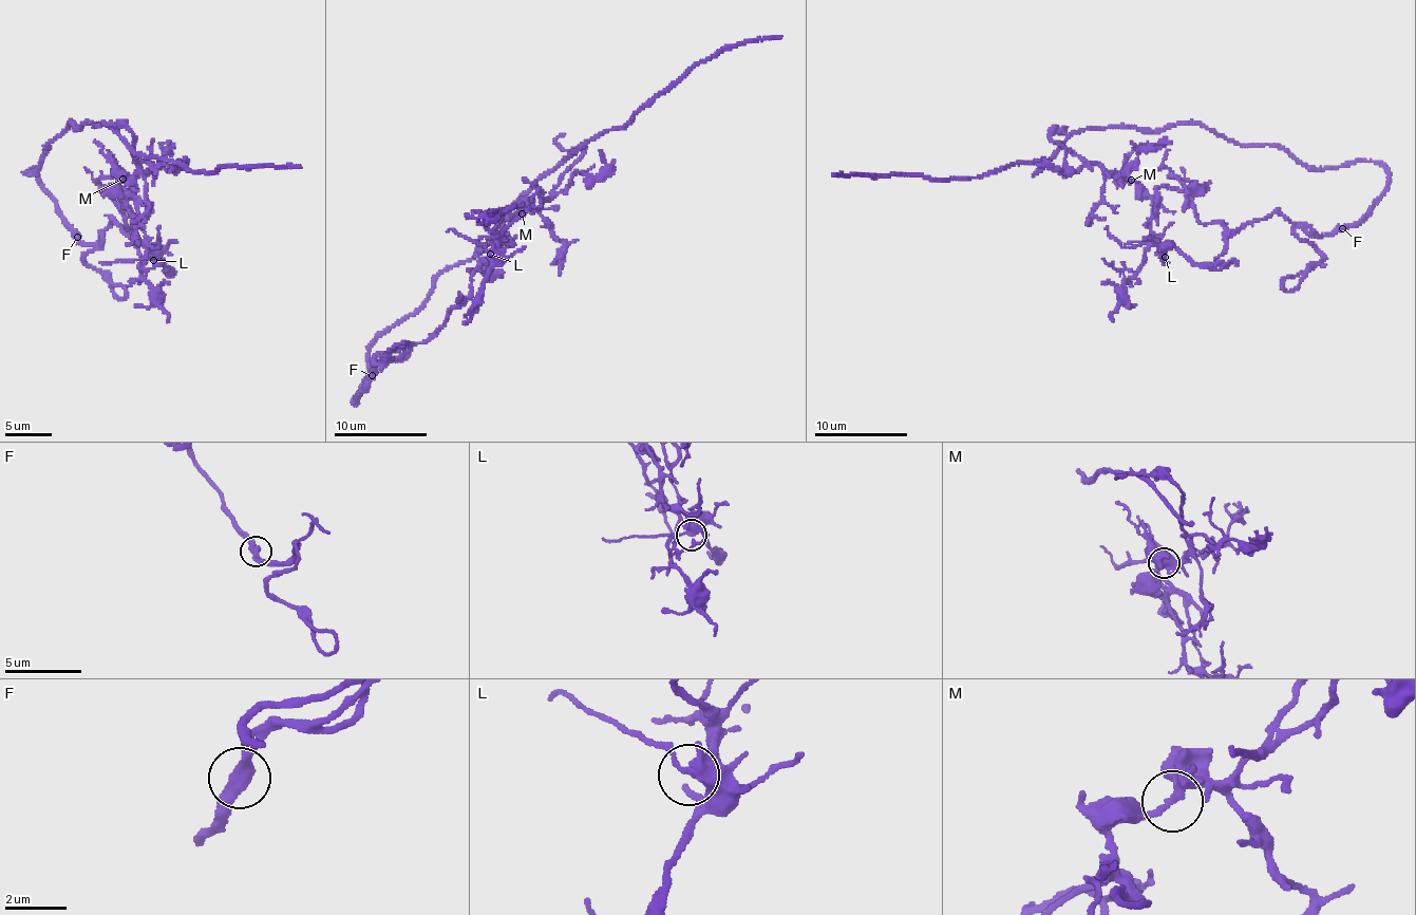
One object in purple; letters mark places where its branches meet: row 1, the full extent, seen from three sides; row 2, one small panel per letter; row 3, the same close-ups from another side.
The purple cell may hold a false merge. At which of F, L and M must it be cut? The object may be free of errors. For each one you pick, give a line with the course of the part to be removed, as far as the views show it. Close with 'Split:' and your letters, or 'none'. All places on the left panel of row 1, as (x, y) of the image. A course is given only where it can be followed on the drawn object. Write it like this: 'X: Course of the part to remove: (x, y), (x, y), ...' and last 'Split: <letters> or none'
Split: none

